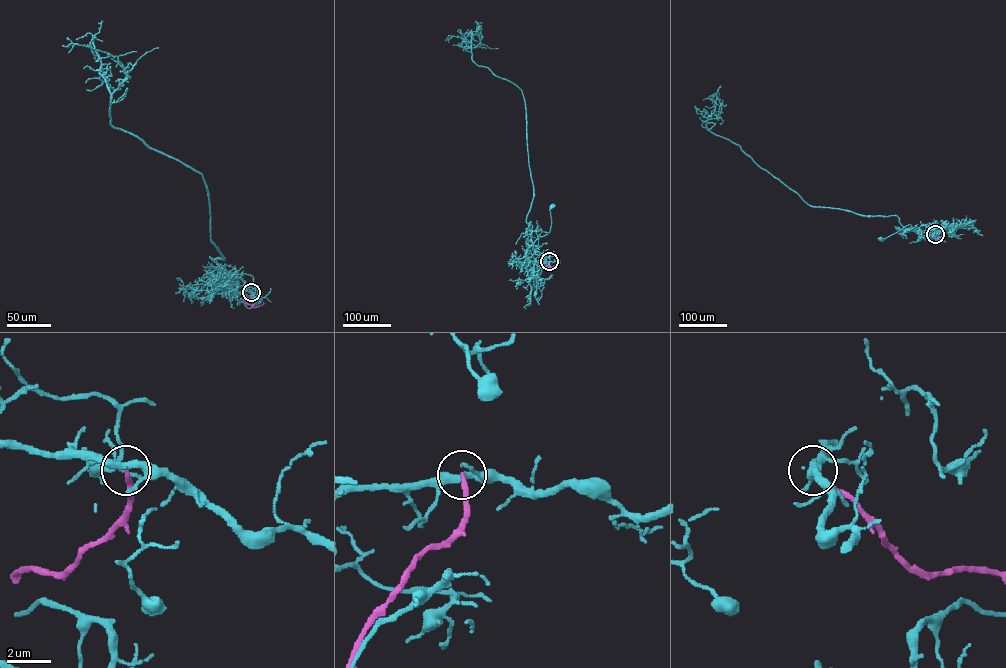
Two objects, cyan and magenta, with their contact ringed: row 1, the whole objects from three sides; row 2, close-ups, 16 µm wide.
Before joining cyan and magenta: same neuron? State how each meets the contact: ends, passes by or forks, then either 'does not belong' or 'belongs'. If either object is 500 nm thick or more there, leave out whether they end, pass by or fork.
cyan passes by; magenta ends there; does not belong

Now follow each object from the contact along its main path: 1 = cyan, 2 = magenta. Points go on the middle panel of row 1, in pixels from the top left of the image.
1: (549, 261), (534, 262), (526, 253), (538, 238), (549, 232), (551, 206)
2: (549, 261), (545, 268), (557, 266)

